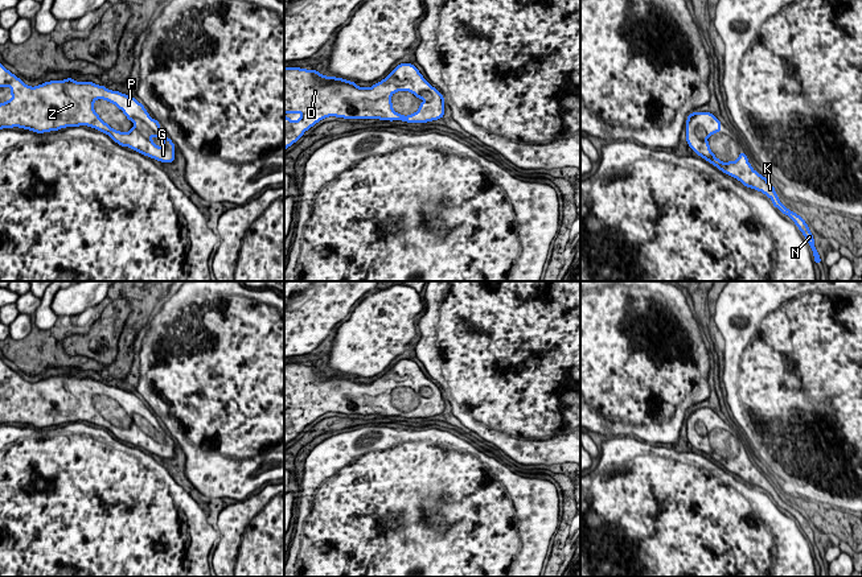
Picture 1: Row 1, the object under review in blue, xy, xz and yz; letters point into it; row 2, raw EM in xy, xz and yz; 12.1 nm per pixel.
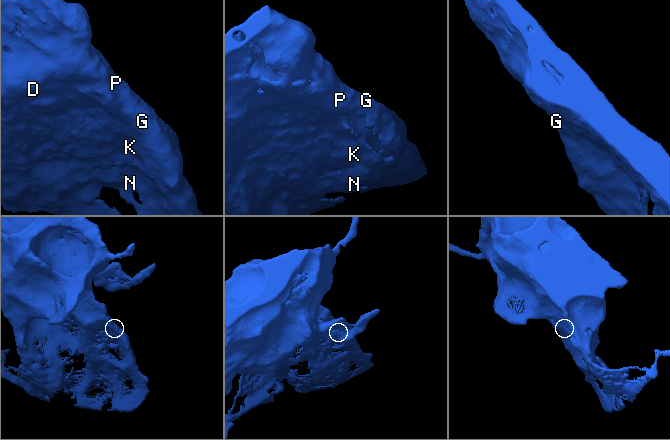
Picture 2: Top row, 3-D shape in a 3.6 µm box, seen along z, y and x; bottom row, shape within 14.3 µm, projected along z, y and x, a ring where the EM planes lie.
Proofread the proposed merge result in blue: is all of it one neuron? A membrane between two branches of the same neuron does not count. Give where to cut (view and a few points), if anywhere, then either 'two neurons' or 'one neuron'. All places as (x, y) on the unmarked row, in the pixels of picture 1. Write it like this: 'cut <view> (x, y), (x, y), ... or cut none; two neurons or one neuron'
cut none; one neuron

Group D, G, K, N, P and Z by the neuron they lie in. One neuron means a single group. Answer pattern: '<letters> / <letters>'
D G K N P Z

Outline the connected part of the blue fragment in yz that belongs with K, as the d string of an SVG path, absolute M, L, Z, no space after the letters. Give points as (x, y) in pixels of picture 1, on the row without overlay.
M695 407L687 412L686 437L689 442L702 454L721 465L723 469L739 475L744 482L759 486L769 492L773 498L773 502L777 503L780 508L791 512L795 520L804 529L813 547L816 560L820 560L821 555L814 543L814 535L808 520L800 511L781 500L772 479L769 479L765 473L752 465L747 456L747 450L739 449L738 456L730 458L722 458L714 452L714 449L710 446L707 433L715 428L721 428L721 417L713 409Z

